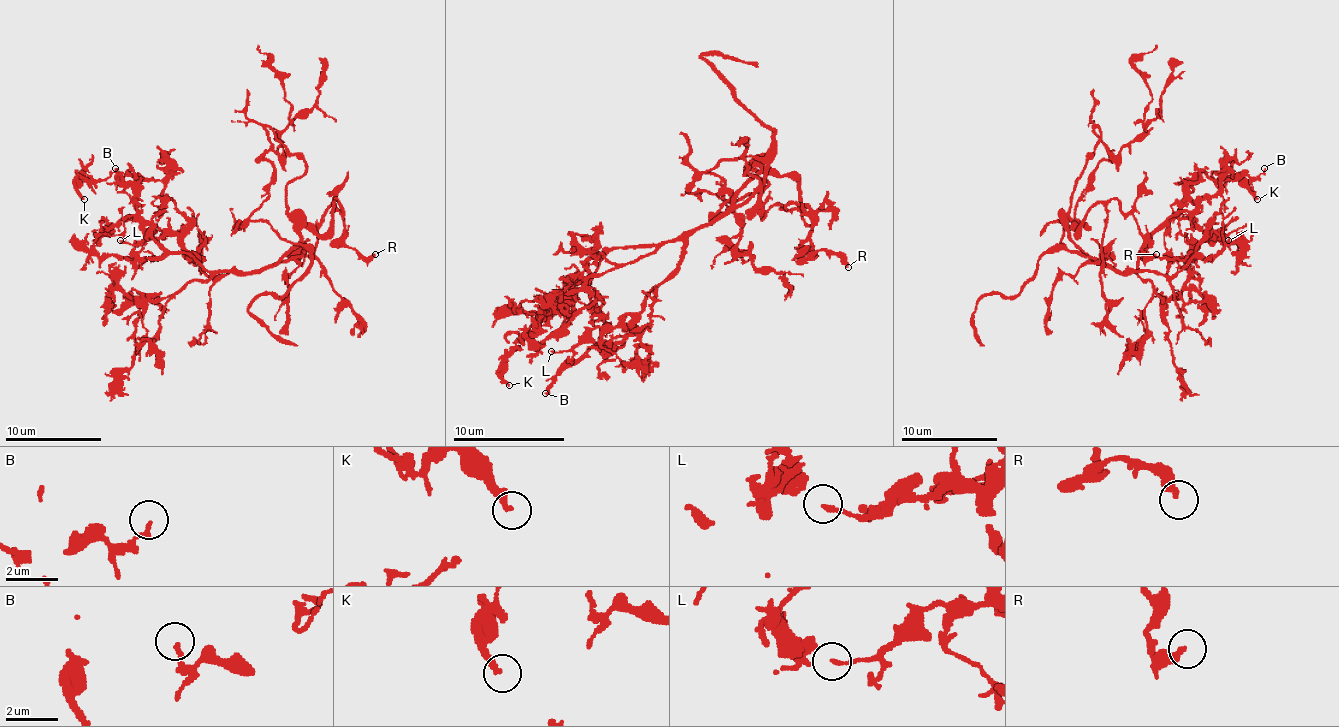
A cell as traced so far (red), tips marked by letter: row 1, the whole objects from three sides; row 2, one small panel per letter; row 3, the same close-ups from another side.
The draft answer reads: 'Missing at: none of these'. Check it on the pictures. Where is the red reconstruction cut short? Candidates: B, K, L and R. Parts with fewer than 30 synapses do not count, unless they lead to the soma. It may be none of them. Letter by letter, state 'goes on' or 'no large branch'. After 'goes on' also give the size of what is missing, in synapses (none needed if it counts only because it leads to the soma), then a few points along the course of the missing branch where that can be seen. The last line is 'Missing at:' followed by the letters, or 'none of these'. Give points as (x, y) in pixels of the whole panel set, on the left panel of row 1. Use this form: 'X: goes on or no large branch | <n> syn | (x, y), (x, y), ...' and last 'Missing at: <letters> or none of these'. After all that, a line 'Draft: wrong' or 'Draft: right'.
B: no large branch
K: no large branch
L: no large branch
R: no large branch
Missing at: none of these
Draft: right

